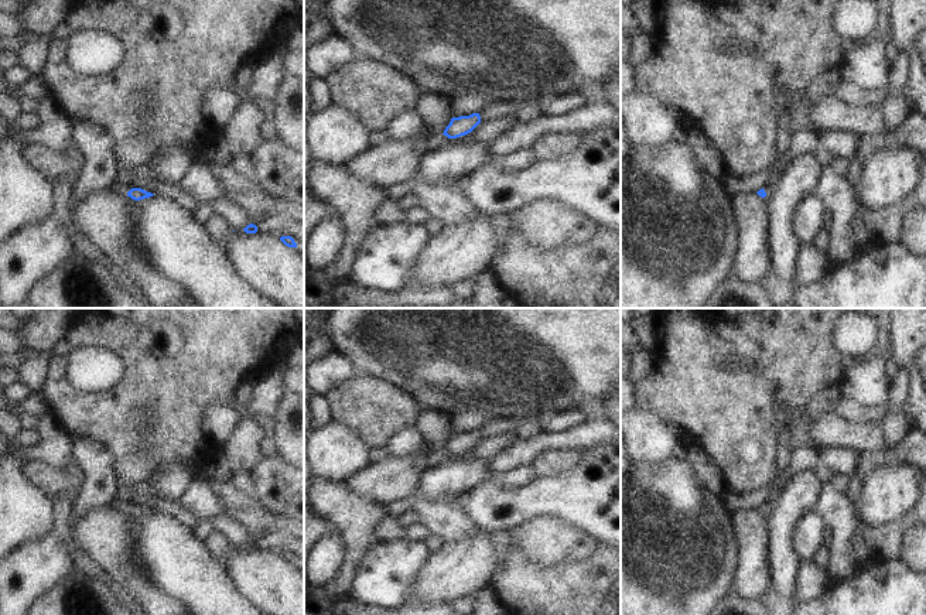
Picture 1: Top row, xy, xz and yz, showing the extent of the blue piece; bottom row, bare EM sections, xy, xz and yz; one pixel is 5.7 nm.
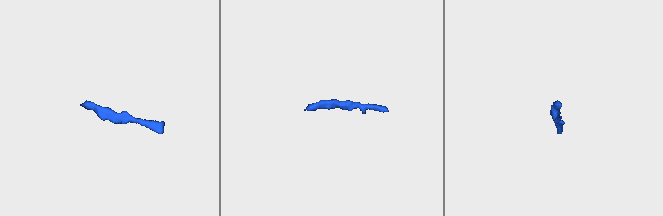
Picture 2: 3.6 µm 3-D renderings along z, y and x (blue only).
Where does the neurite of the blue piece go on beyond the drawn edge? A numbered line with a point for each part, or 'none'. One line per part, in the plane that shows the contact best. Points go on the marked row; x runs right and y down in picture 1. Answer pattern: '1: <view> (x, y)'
1: xy (123, 191)

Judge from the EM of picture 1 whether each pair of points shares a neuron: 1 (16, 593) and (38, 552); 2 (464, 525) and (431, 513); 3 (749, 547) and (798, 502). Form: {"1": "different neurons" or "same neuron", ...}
{"1": "same neuron", "2": "same neuron", "3": "different neurons"}

